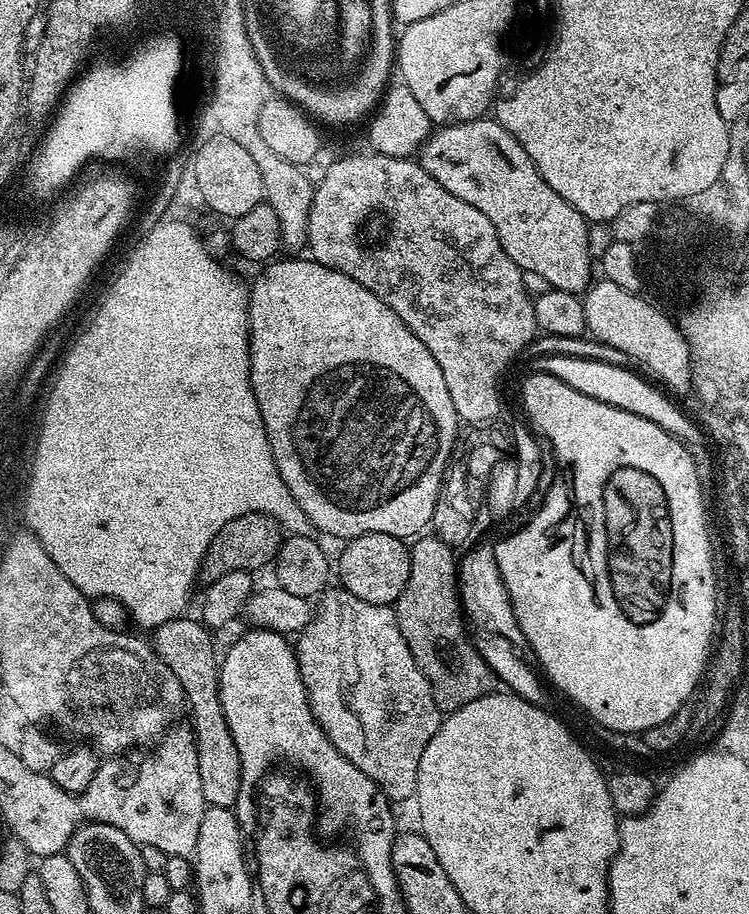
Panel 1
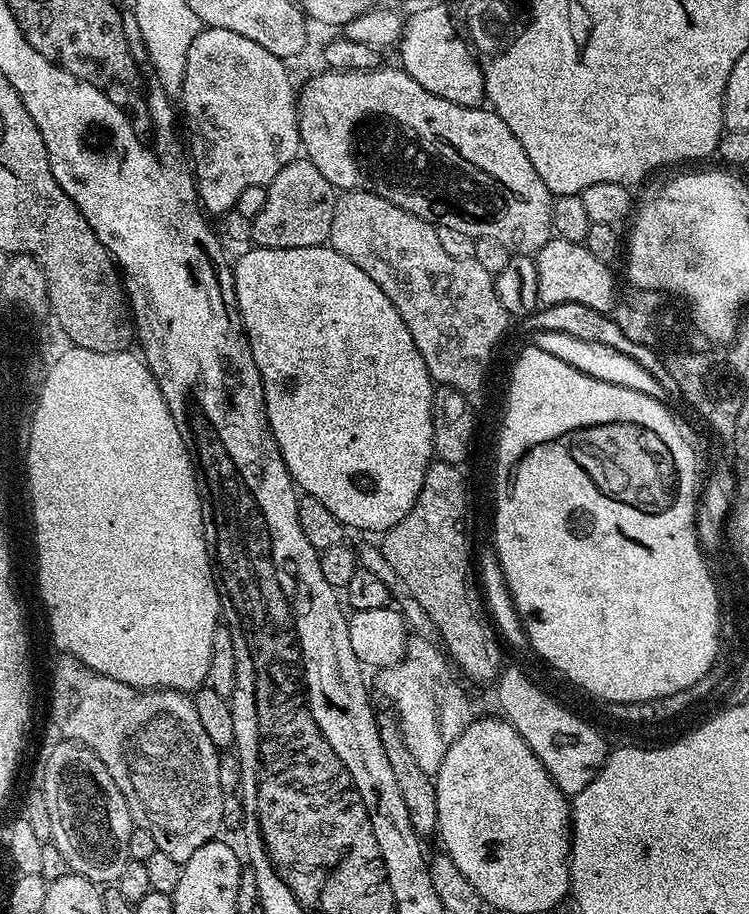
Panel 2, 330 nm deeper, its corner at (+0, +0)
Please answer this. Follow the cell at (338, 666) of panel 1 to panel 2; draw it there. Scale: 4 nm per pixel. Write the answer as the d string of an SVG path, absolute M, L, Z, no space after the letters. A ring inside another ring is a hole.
M419 638L409 639L408 649L405 650L404 658L399 664L395 664L393 668L381 668L378 672L380 692L389 700L385 701L391 705L400 720L406 746L410 746L410 754L418 758L418 766L422 766L422 770L429 774L435 774L440 769L442 758L446 758L446 750L450 750L450 746L462 734L462 730L466 730L466 726L474 719L472 704L468 701L463 686L456 681L455 675L457 676L457 673L446 659L445 653L433 641Z

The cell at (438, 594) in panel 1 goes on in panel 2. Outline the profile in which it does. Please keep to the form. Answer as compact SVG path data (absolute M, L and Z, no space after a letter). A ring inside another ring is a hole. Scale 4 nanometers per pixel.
M447 462L429 464L424 472L422 490L418 490L414 506L406 514L406 518L402 518L402 522L398 522L383 533L381 540L384 541L379 541L378 547L380 553L384 555L384 561L394 570L397 581L404 584L408 593L417 600L418 606L422 606L426 614L430 614L439 643L450 657L451 663L461 673L464 671L472 680L492 682L502 671L502 663L500 664L502 644L482 599L482 588L474 571L474 548L464 548L464 532L460 532L460 516L464 516L468 485L464 480L464 473L454 465Z

